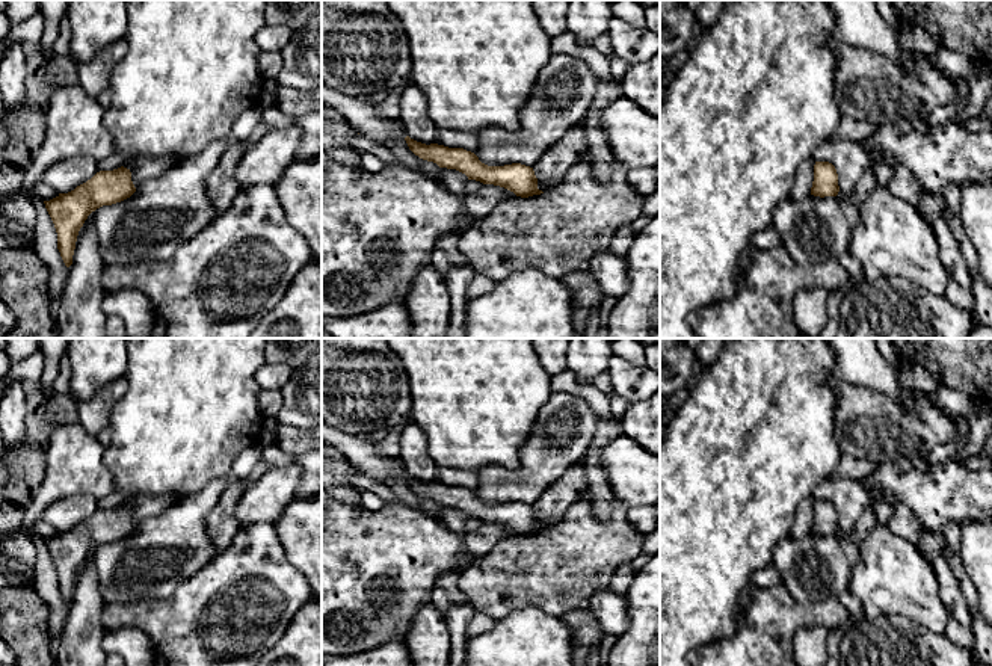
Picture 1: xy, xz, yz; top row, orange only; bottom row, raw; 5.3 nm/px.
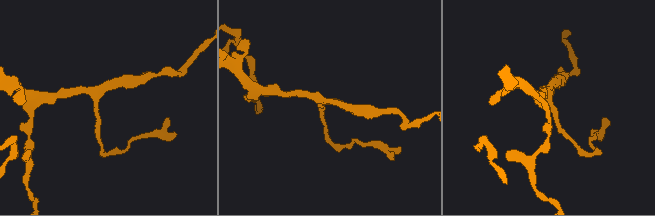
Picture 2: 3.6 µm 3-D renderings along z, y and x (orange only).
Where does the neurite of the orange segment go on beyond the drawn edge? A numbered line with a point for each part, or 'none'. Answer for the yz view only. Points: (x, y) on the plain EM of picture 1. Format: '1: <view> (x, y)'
1: yz (813, 568)

